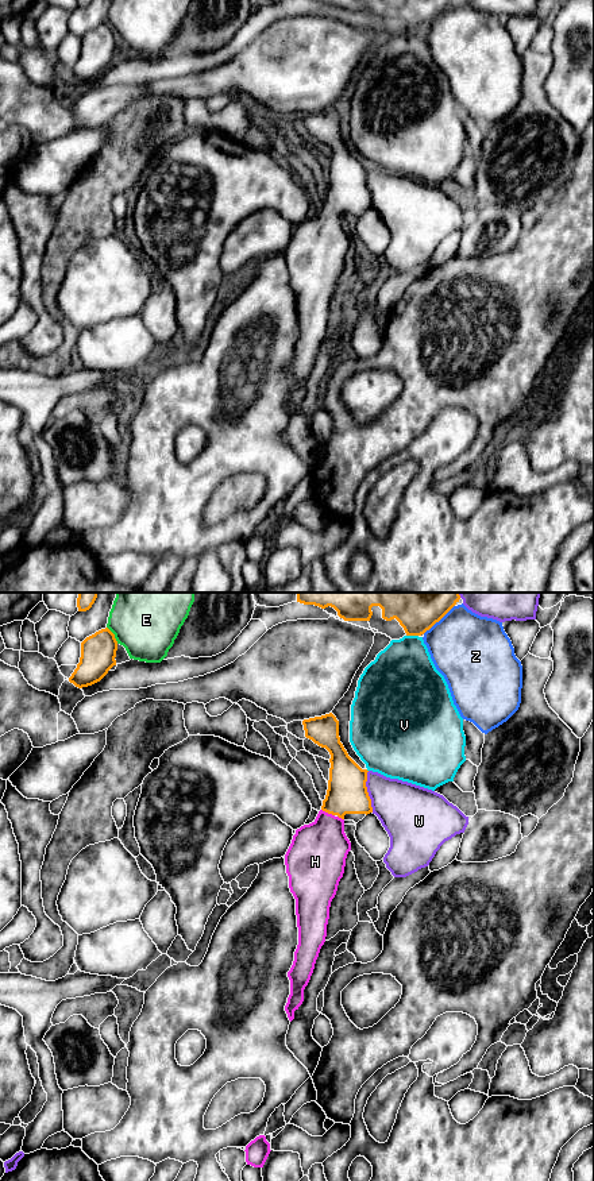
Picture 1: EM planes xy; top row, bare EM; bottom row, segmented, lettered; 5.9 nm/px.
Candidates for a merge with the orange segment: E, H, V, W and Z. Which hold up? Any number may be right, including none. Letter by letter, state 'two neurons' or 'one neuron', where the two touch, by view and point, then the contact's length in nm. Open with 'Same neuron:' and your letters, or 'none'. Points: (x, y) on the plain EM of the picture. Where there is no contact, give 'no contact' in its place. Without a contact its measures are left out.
Same neuron: H
E: two neurons; contact xy (114, 30); length 120 nm
H: one neuron; contact xy (328, 208); length 90 nm
V: two neurons; contact xy (412, 30); length 70 nm
W: two neurons; contact xy (366, 186); length 260 nm
Z: two neurons; contact xy (438, 16); length 260 nm

